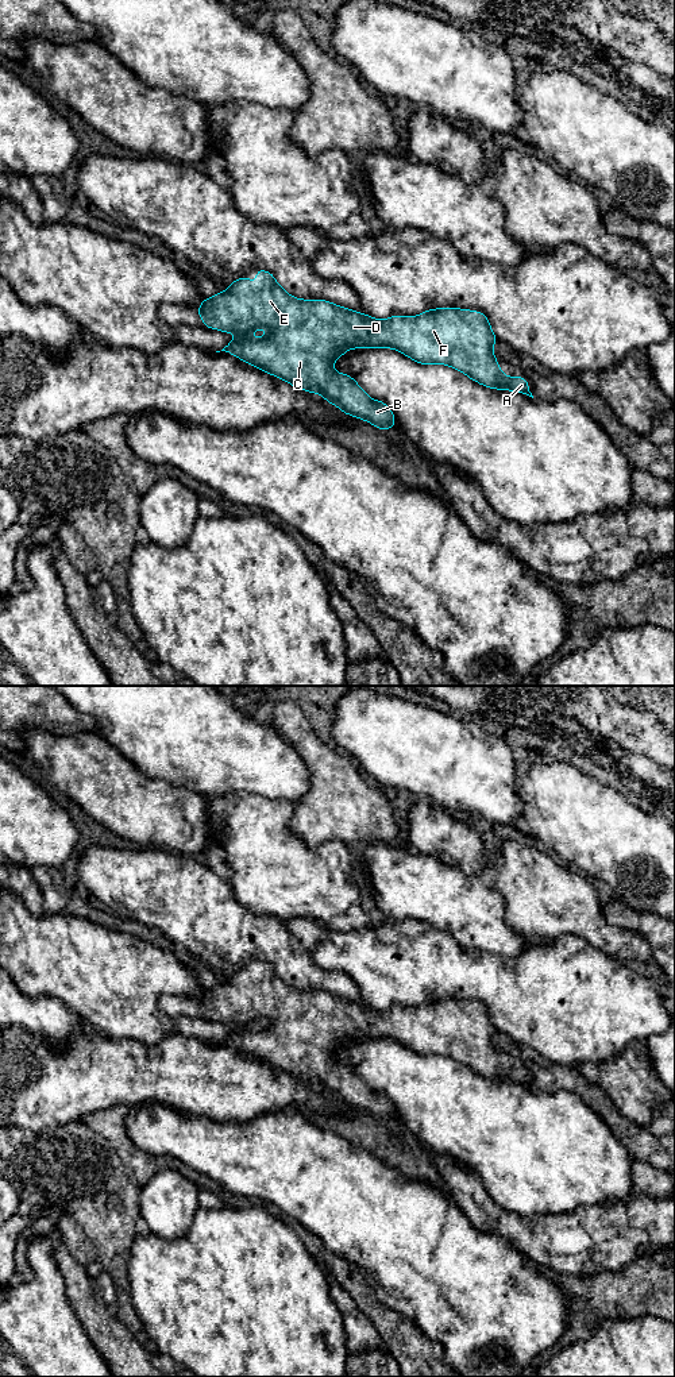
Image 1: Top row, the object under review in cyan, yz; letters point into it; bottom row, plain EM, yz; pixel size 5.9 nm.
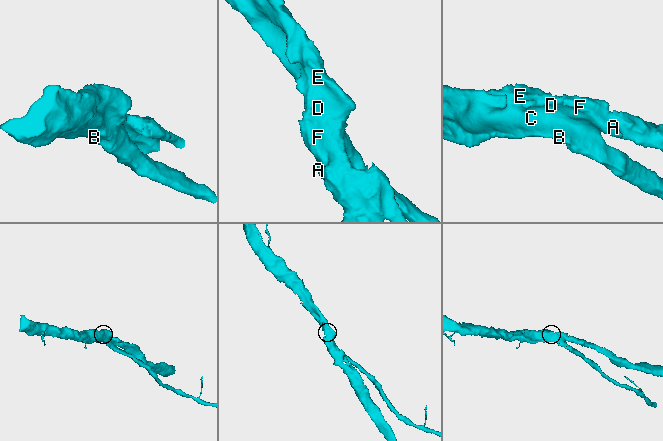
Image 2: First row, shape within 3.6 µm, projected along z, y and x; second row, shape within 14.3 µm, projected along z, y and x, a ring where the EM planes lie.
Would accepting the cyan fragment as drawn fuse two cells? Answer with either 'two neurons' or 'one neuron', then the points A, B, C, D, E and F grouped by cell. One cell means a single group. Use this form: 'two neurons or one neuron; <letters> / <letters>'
one neuron; A B C D E F

